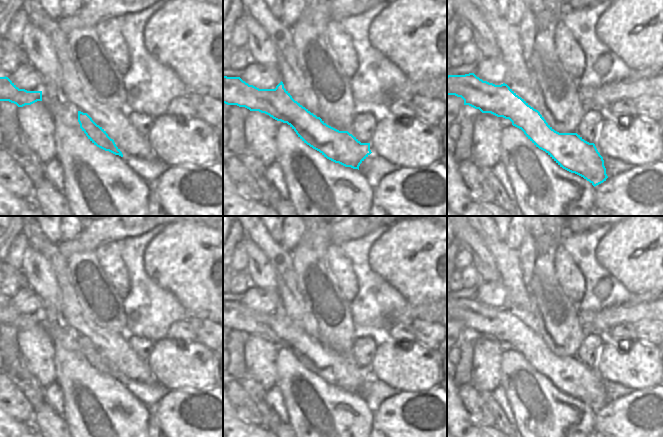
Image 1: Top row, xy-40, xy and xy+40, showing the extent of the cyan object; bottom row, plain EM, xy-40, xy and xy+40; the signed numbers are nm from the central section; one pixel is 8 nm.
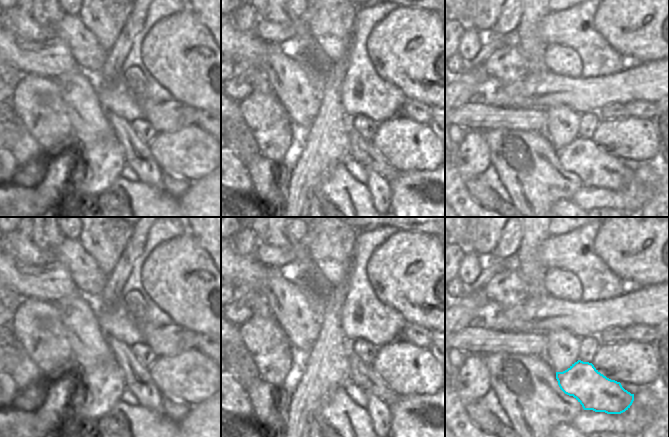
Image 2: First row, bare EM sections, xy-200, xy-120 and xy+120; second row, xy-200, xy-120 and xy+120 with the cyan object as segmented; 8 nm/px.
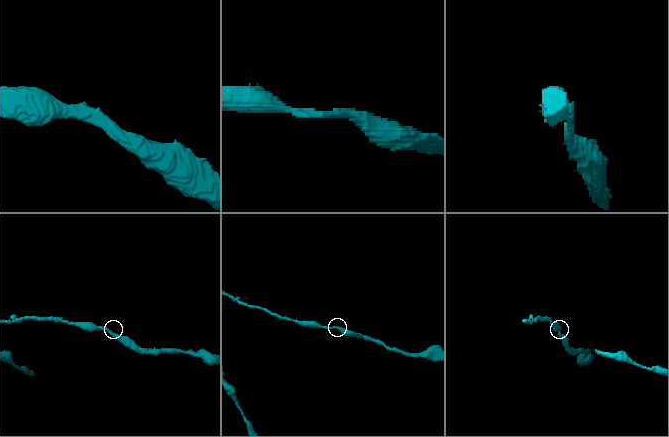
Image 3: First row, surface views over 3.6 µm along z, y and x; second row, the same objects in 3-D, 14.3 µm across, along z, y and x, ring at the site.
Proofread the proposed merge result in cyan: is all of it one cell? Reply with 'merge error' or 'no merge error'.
no merge error

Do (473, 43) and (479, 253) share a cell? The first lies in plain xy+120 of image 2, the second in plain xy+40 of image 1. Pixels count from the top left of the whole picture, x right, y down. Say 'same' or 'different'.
different

